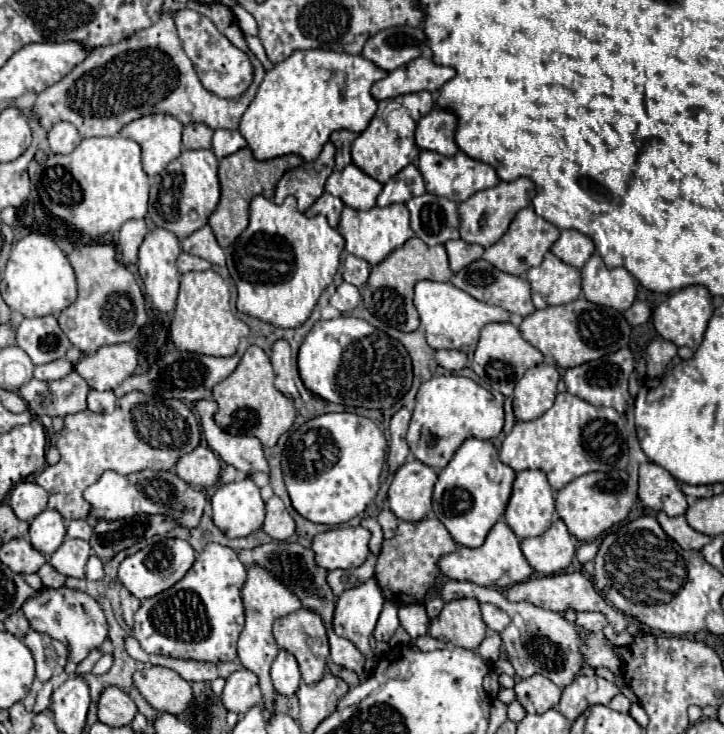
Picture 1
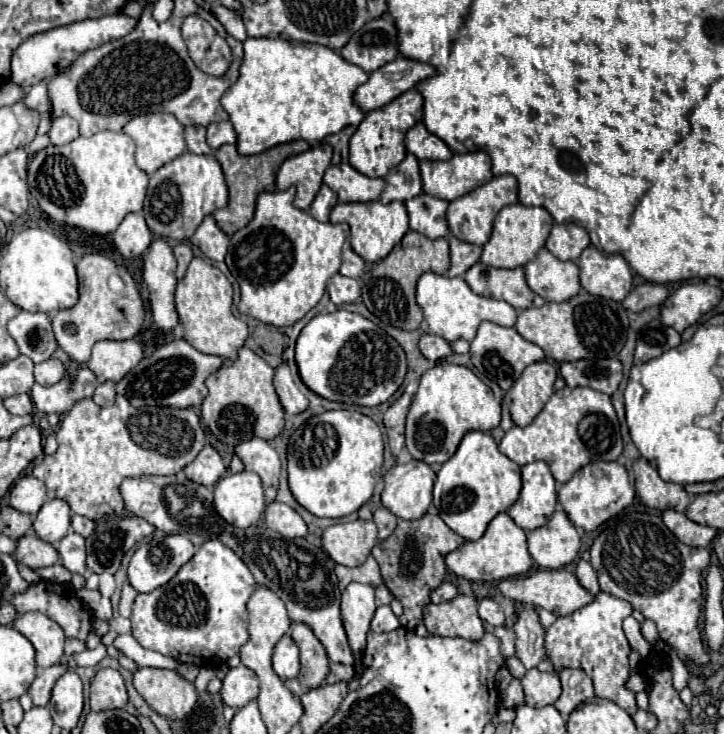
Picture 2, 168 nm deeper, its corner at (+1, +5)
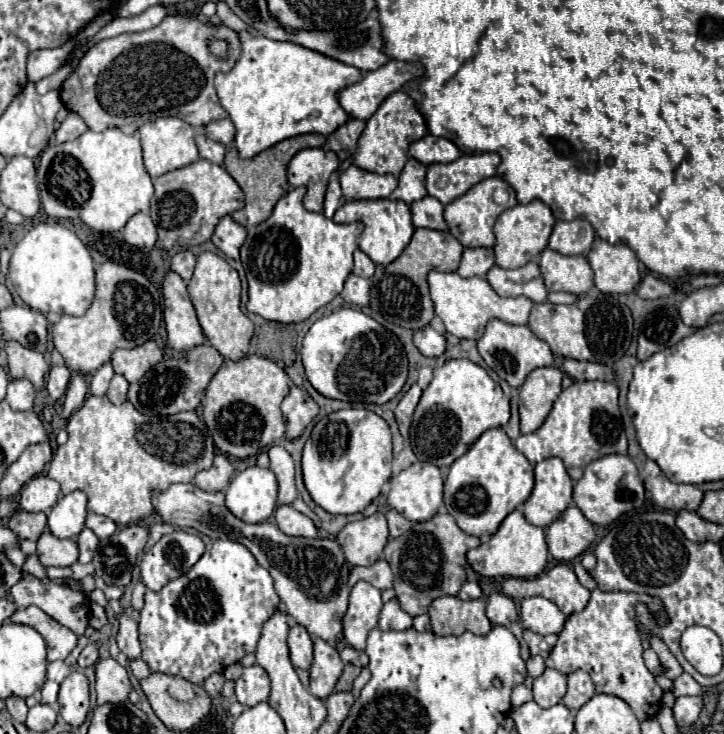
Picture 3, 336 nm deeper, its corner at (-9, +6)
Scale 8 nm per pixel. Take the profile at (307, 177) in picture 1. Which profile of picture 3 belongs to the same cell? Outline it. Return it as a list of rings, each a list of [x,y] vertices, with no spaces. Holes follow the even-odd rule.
[[[322,148],[300,150],[288,164],[288,182],[292,186],[306,186],[304,208],[310,212],[322,212],[324,192],[330,174],[338,168],[340,160],[334,152]]]

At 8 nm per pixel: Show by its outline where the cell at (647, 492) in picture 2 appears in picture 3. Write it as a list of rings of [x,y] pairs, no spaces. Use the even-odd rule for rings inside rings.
[[[646,460],[642,472],[640,472],[646,490],[652,494],[652,500],[664,508],[664,510],[672,510],[672,512],[680,512],[680,510],[696,510],[702,502],[702,490],[698,486],[692,484],[676,484],[670,482],[662,470],[658,468],[656,462]]]

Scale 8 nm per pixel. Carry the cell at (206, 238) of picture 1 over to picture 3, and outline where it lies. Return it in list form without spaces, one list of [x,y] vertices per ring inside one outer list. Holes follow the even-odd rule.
[[[224,216],[220,224],[216,226],[216,232],[212,236],[212,242],[216,248],[220,248],[226,256],[240,260],[240,246],[246,240],[246,228],[236,224],[230,216]]]

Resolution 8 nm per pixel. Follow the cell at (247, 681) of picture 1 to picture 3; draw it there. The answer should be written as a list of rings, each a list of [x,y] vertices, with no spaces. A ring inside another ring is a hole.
[[[254,664],[244,668],[242,676],[236,680],[236,698],[244,706],[256,706],[266,702],[270,696],[270,678],[262,666]]]

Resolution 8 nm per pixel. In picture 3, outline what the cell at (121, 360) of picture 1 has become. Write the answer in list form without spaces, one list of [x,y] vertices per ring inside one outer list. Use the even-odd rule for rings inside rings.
[[[154,340],[132,348],[132,350],[116,350],[112,354],[112,366],[116,374],[122,374],[128,382],[140,380],[152,366],[162,360],[162,350]]]

